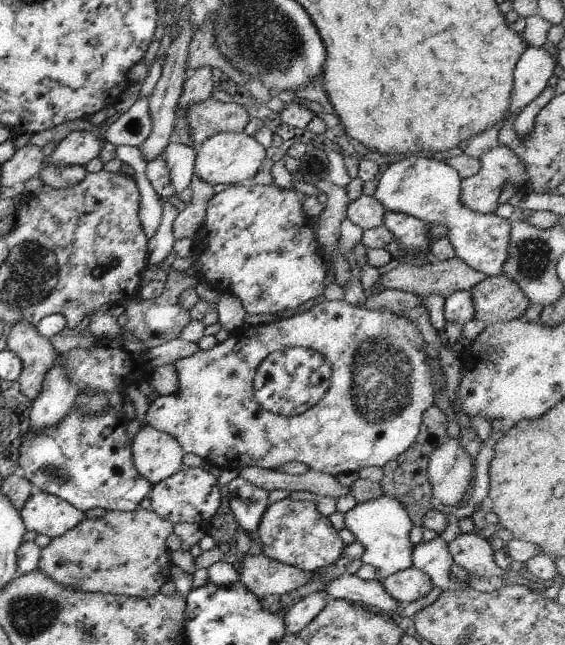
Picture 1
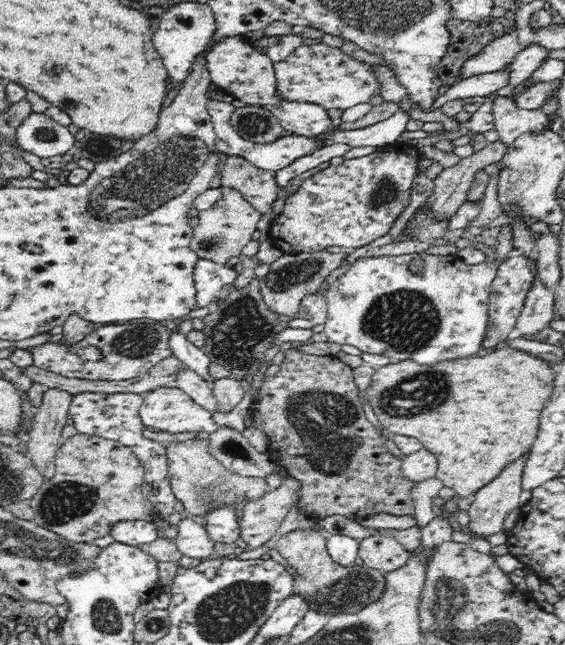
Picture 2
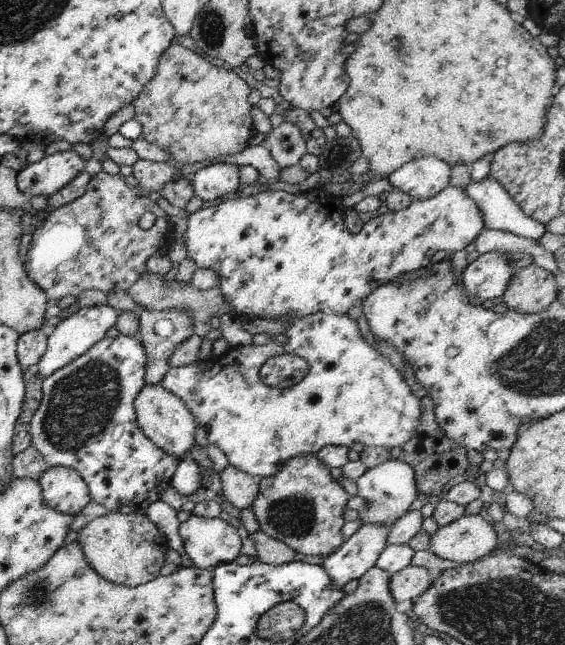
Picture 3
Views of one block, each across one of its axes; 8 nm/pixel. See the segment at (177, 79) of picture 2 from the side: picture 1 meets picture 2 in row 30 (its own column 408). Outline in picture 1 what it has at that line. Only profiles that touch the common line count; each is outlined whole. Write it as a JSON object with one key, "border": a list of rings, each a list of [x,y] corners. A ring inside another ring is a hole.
{"border":[[[412,154],[408,158],[391,162],[386,176],[381,177],[374,196],[392,212],[412,215],[426,223],[446,225],[449,228],[447,238],[455,248],[456,257],[488,277],[500,275],[510,256],[510,221],[498,217],[496,213],[477,213],[462,206],[459,195],[462,179],[447,161]]]}

